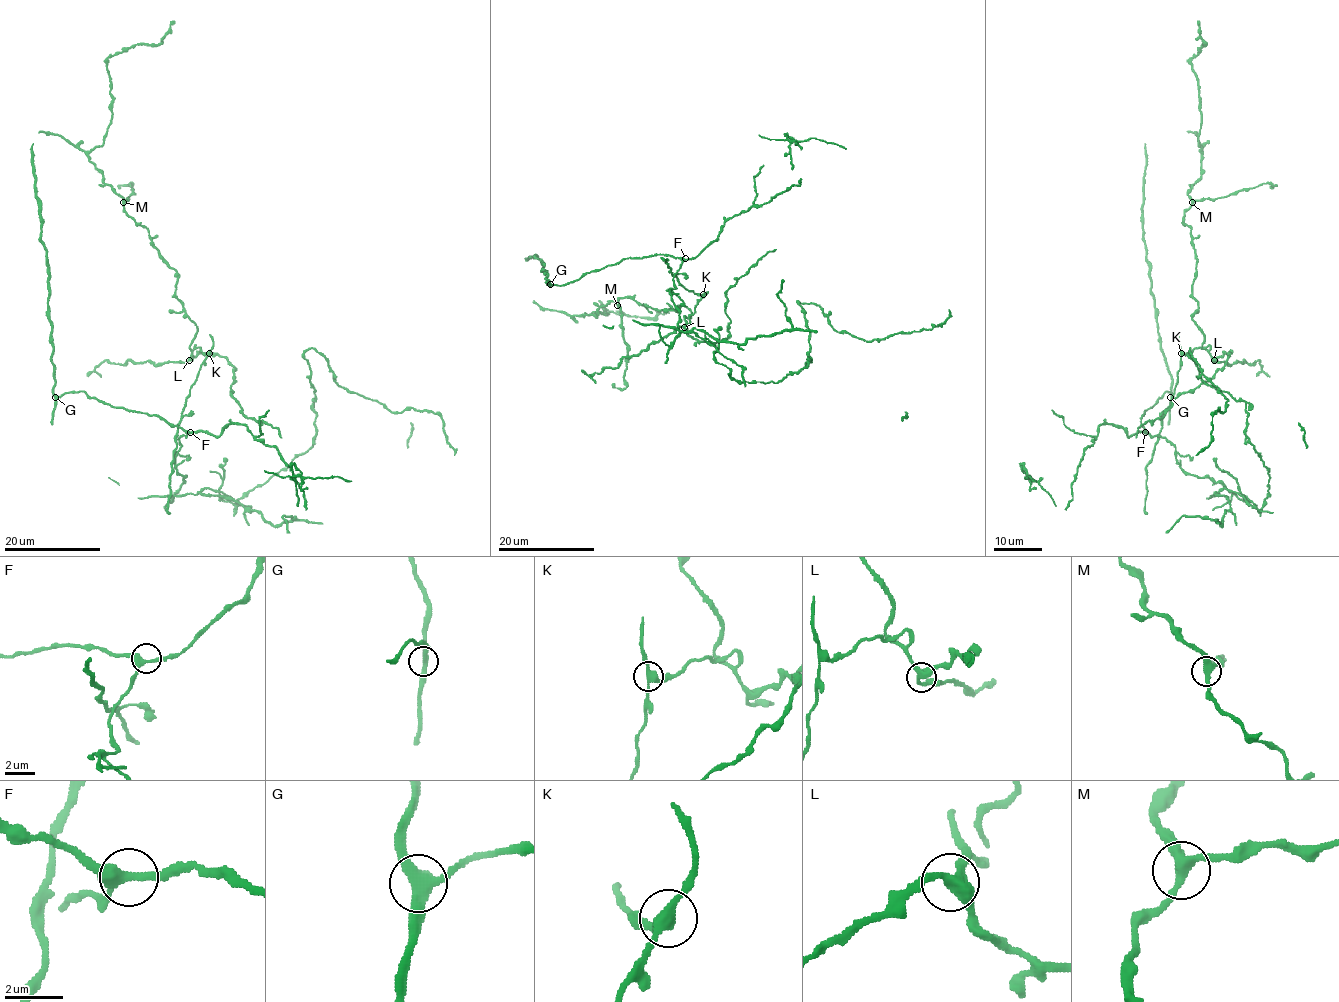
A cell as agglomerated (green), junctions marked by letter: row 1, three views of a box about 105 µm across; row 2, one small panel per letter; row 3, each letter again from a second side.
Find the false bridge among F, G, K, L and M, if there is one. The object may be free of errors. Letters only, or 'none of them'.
K

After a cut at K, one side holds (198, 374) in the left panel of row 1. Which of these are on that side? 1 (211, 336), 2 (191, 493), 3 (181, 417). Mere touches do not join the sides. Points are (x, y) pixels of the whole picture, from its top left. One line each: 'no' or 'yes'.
1: yes
2: no
3: yes

